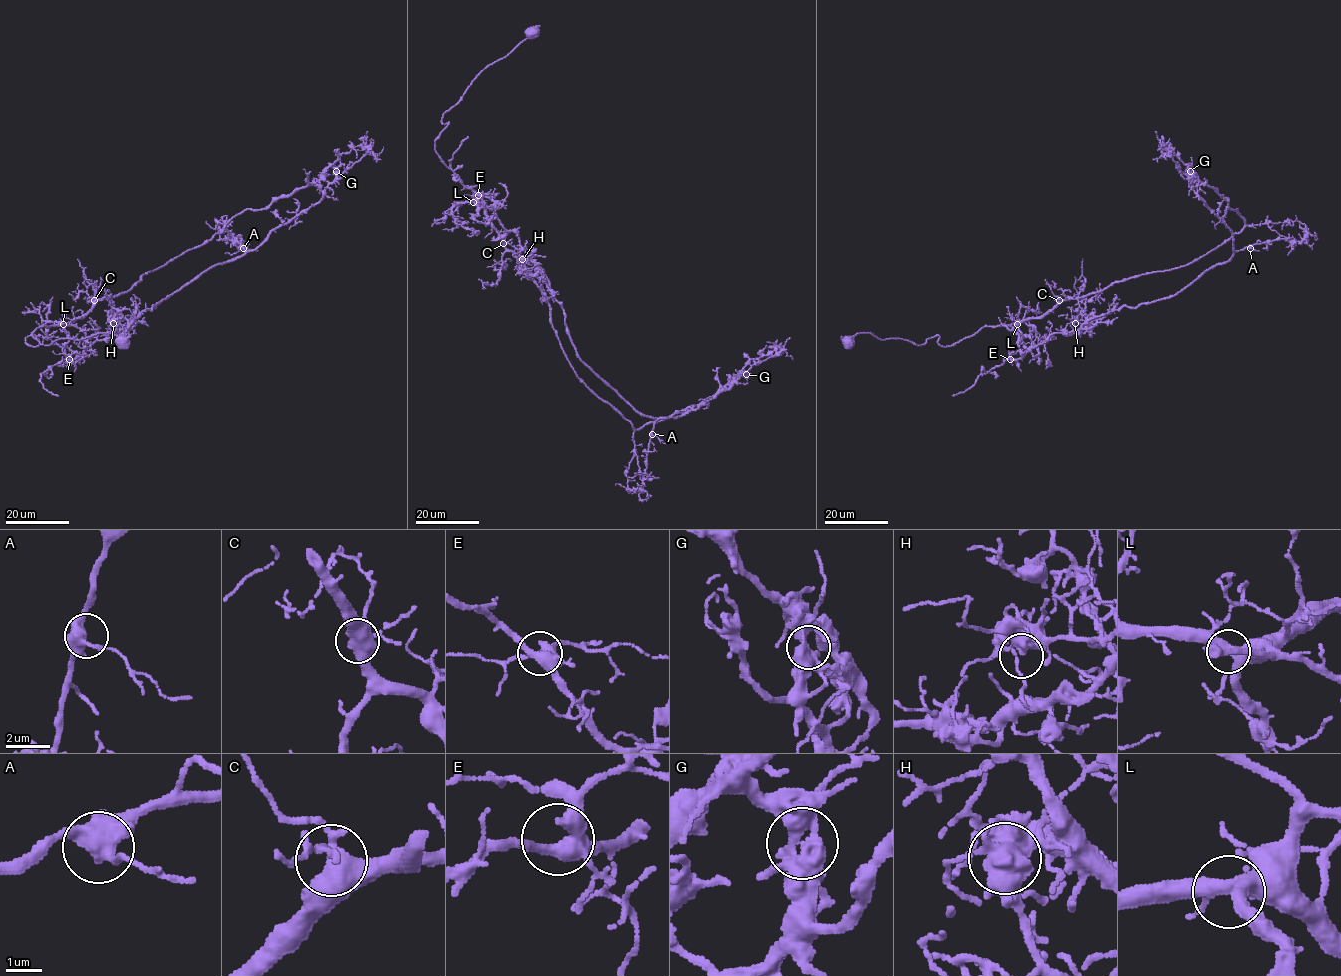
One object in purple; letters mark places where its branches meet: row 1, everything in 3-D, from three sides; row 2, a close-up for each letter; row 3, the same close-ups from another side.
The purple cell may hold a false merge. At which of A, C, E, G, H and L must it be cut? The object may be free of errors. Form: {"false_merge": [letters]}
{"false_merge": ["G"]}

